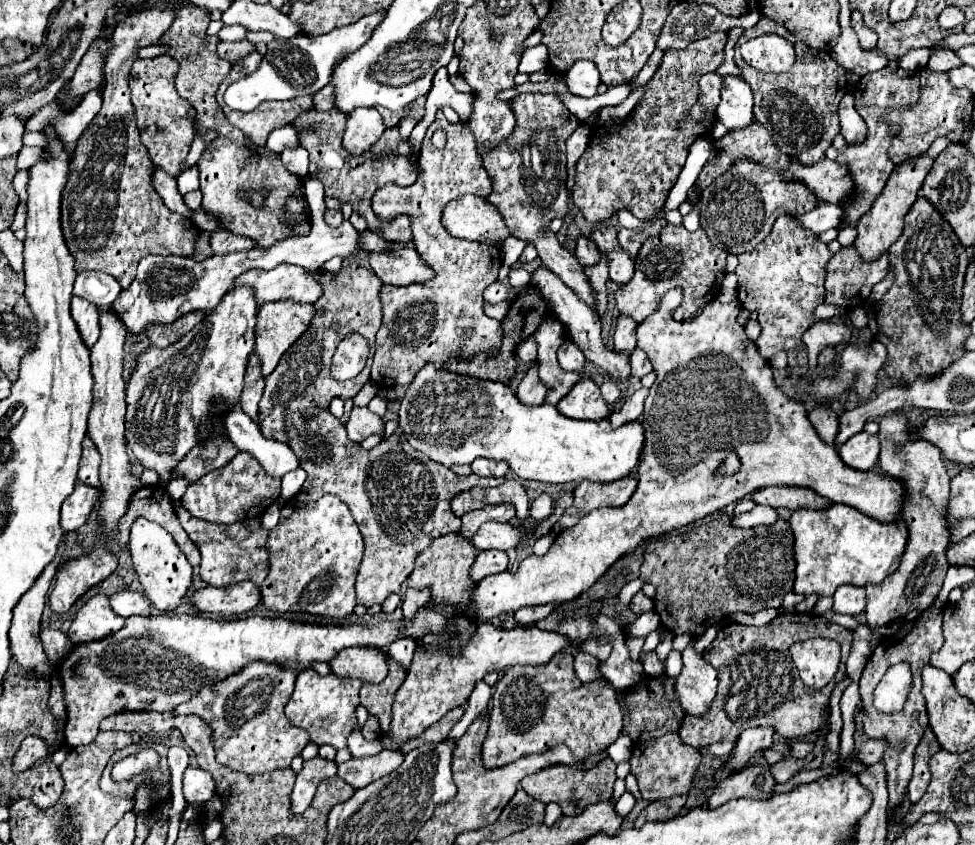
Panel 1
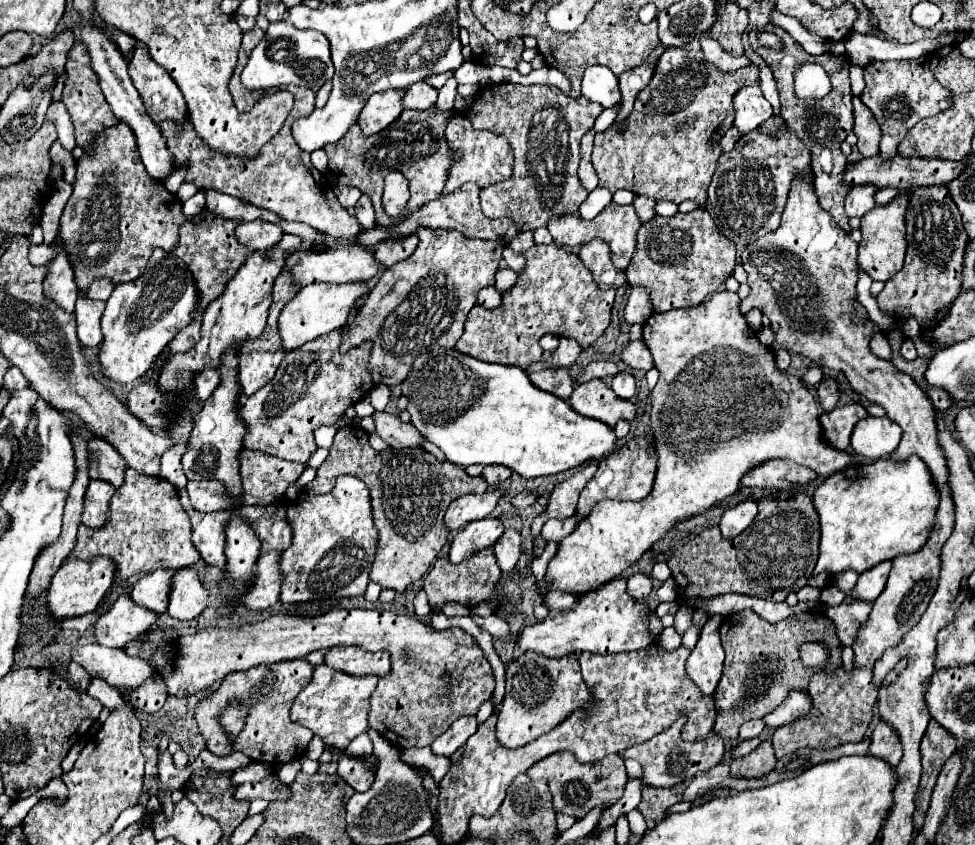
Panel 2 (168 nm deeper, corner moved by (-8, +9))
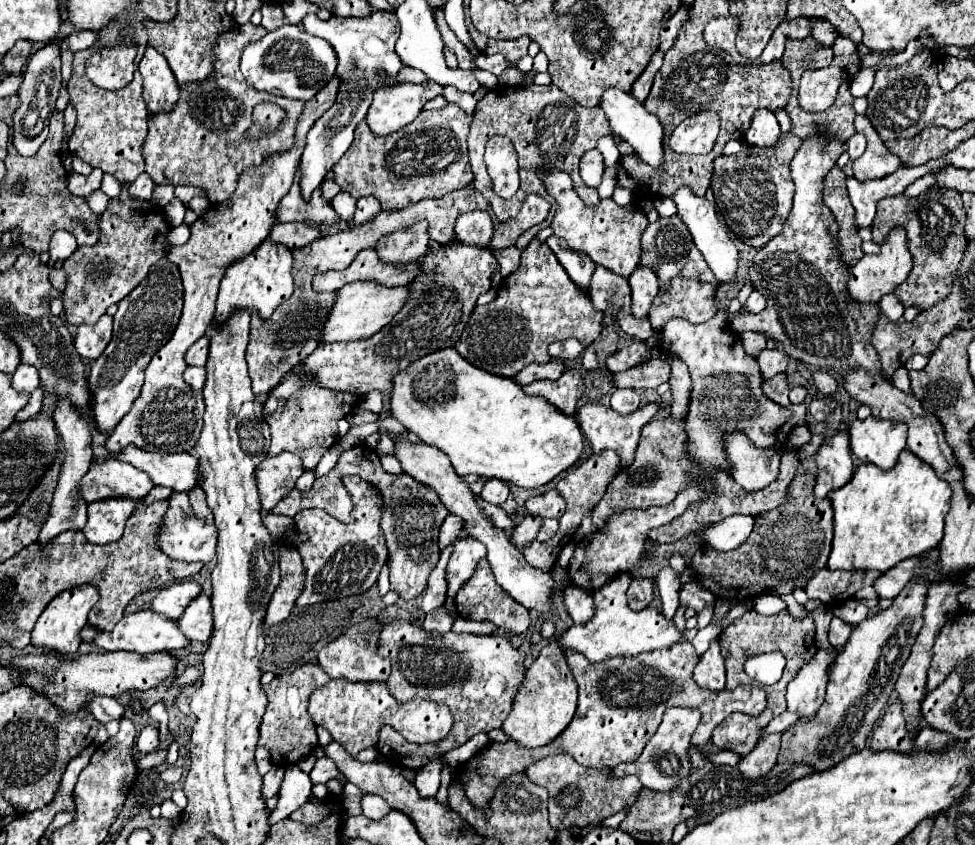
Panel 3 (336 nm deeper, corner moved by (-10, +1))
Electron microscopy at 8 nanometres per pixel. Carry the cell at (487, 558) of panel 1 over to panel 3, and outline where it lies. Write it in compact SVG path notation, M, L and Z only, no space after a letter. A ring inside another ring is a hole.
M527 515L525 521L513 529L511 543L513 543L515 547L519 547L519 549L525 547L527 543L531 543L531 541L537 537L539 527L541 527L541 519L539 519L539 517L531 517L531 515Z

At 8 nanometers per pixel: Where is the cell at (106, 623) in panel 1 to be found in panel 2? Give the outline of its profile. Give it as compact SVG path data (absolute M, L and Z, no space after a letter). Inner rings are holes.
M121 595L95 625L95 637L105 647L125 647L129 641L157 627L159 615L137 605L129 595Z

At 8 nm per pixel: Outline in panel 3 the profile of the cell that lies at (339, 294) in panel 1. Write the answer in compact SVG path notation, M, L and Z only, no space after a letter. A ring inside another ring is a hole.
M293 369L269 391L267 401L263 403L263 417L271 429L271 447L267 455L275 457L283 451L291 451L301 457L305 471L315 469L319 459L337 439L337 421L345 419L357 401L359 395L323 389L315 377L305 375L301 369Z

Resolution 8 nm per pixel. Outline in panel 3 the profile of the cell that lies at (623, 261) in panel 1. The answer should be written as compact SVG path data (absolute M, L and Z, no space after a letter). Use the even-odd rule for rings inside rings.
M545 171L545 187L549 195L555 199L555 207L557 207L551 223L553 235L565 239L573 251L581 251L589 255L591 261L595 261L597 265L603 265L617 275L629 277L633 269L639 265L639 257L641 257L639 237L649 225L647 217L637 211L639 205L631 203L627 207L619 207L613 199L601 199L597 207L587 207L583 205L583 201L579 201L577 193L573 191L569 175L561 171L551 171L551 173Z

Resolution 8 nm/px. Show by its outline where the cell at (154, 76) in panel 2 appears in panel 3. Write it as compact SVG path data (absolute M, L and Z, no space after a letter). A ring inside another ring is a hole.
M147 47L139 63L139 73L143 77L143 99L149 113L169 113L181 91L165 57L153 47Z

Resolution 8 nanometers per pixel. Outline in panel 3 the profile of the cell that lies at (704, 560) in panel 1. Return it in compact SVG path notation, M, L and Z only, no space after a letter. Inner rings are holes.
M797 475L787 489L787 499L777 509L755 517L751 537L739 549L723 553L709 543L701 545L691 561L697 569L697 583L727 601L745 601L747 597L759 597L763 593L783 597L791 595L797 587L803 589L807 581L825 567L833 537L831 503L813 497L811 485L815 485L813 475Z

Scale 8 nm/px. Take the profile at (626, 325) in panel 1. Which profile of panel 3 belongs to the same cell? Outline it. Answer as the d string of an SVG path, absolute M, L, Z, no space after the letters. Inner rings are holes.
M637 267L629 275L629 285L631 285L631 293L633 293L633 305L631 305L633 315L635 315L635 319L643 319L649 315L653 299L659 293L657 277L651 269Z

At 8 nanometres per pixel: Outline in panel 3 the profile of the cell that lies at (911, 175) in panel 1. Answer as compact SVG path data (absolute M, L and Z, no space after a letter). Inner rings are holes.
M893 227L889 231L889 235L885 237L885 241L879 245L879 253L877 255L863 255L853 267L851 267L851 279L849 279L849 293L855 301L863 301L863 303L877 303L883 295L893 293L897 285L901 285L909 271L911 271L911 253L907 249L907 235L905 231L899 227Z

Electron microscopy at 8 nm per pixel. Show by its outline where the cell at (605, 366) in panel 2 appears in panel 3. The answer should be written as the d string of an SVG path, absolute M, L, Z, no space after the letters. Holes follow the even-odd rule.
M651 359L639 367L613 375L615 387L631 389L655 389L671 377L671 367L663 359Z

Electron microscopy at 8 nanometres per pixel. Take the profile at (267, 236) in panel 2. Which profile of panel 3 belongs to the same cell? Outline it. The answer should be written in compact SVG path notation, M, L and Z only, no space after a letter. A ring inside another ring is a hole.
M275 223L269 233L269 239L293 251L311 243L315 237L319 237L319 233L321 229L311 227L307 223Z

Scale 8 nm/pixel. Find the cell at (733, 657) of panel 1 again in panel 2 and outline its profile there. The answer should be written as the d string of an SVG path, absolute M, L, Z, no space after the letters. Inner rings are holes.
M743 609L727 615L719 633L725 649L725 665L723 677L713 693L717 703L713 733L721 735L723 739L737 739L739 727L745 721L761 719L771 713L777 705L781 705L791 689L807 689L809 677L817 669L801 665L799 647L805 641L821 641L821 645L829 645L831 653L835 653L833 647L841 647L841 641L835 635L835 625L823 609L793 615L779 623L769 623L755 611Z

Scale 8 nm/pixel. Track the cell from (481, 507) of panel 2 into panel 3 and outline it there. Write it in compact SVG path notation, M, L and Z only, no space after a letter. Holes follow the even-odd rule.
M447 515L447 519L443 521L441 529L439 529L439 547L445 549L449 545L453 545L455 539L459 539L459 533L463 531L463 521L461 517L455 515Z

